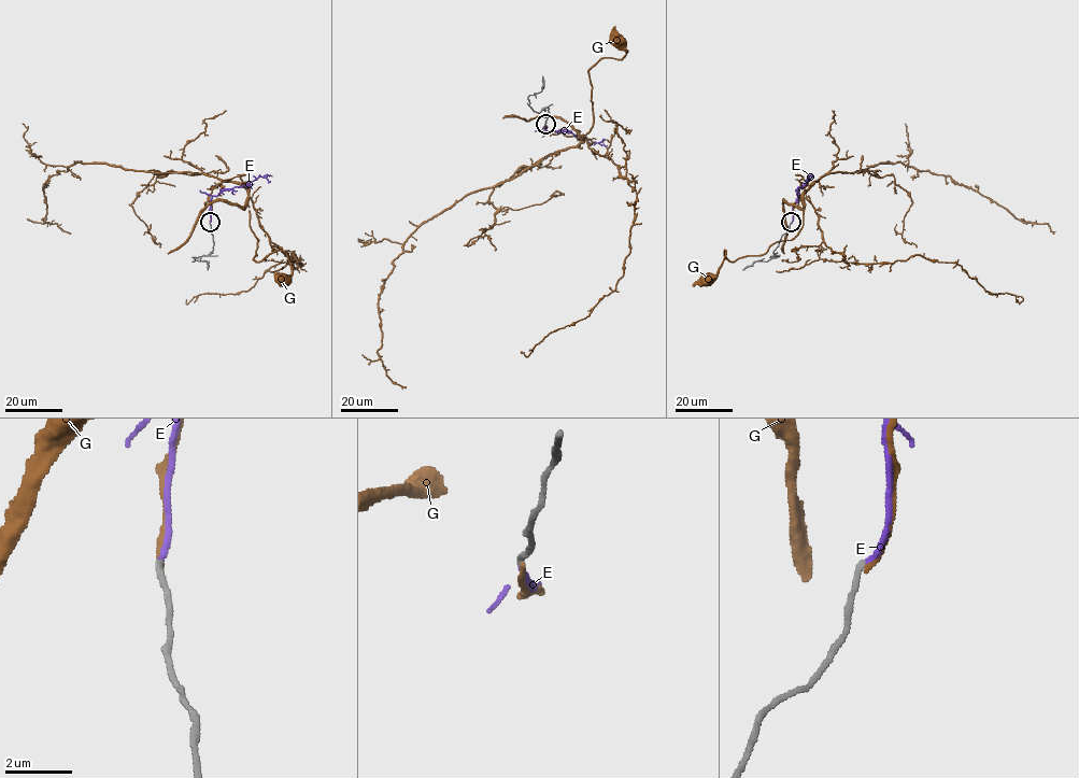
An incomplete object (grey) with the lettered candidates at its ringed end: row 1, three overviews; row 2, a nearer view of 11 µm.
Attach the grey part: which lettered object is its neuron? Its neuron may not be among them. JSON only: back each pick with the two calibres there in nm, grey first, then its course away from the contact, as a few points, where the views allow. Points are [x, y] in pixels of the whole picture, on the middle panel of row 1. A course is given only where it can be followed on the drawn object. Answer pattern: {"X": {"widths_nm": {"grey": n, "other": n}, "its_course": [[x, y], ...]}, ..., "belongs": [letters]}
{"E": {"widths_nm": {"grey": 140, "other": 140}, "its_course": [[544, 125], [549, 131], [569, 131], [591, 143], [602, 139]]}, "belongs": ["E"]}

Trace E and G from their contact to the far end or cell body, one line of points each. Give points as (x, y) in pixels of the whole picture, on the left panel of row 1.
E: (210, 223), (213, 196), (247, 185), (260, 177), (266, 177), (268, 183)
G: (210, 223), (211, 192), (239, 177), (258, 240), (253, 258), (282, 250), (292, 272), (282, 280)

